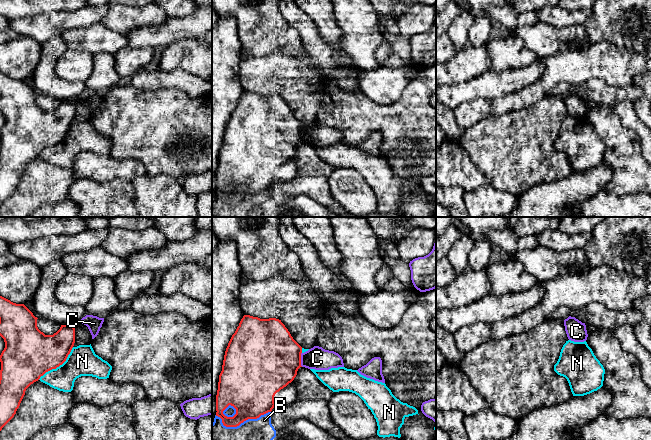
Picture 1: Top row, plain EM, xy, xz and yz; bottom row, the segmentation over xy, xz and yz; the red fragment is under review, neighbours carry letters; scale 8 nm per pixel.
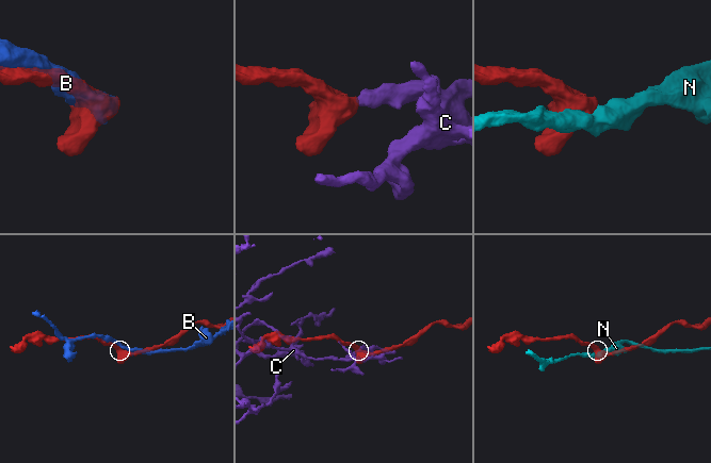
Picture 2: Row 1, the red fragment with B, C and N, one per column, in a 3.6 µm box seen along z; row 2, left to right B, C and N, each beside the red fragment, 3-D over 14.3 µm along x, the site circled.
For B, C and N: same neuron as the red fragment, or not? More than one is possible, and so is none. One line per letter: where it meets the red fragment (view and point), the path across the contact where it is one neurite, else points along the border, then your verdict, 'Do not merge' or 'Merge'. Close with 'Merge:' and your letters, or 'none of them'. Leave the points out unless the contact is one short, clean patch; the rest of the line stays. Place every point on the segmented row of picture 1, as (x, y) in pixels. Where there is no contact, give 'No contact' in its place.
B: Touches red at xz (241, 422). Do not merge
C: Touches red at xz (300, 359). Boundary: xz (301, 352), (302, 366). Do not merge
N: Touches red at xy (58, 366). Do not merge
Merge: none of them

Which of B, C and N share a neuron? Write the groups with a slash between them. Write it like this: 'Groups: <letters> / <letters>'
Groups: B / C / N

